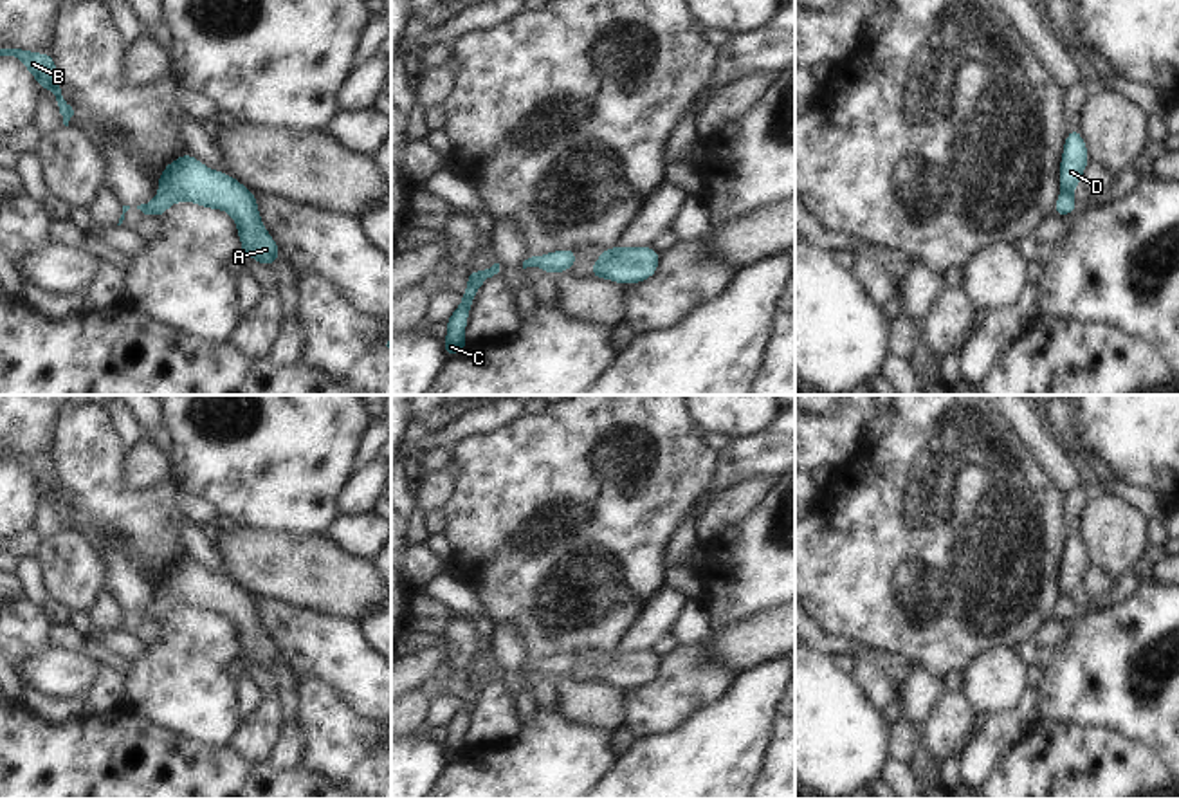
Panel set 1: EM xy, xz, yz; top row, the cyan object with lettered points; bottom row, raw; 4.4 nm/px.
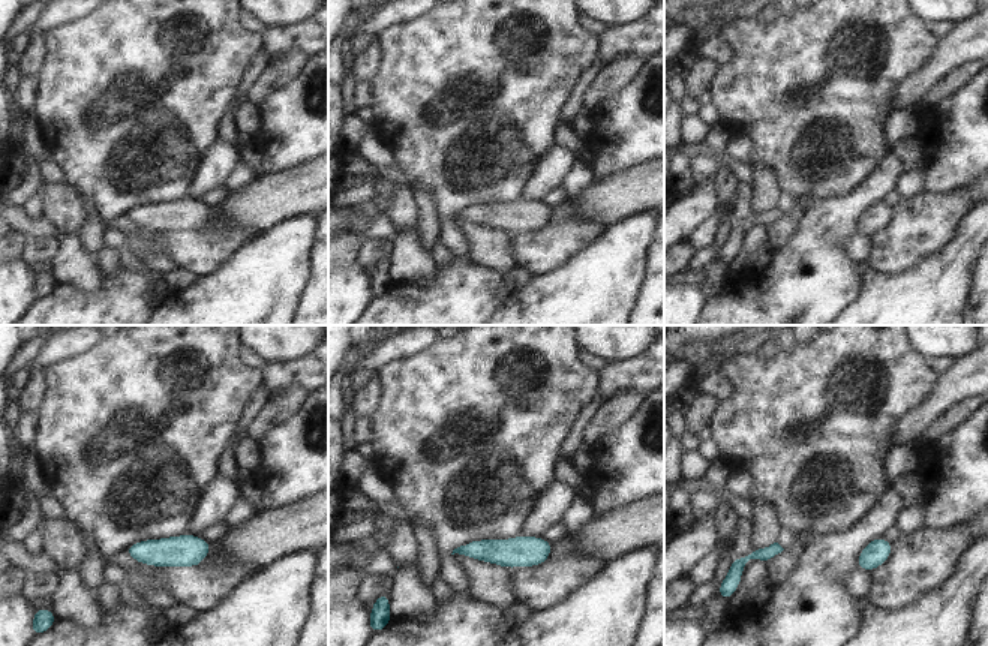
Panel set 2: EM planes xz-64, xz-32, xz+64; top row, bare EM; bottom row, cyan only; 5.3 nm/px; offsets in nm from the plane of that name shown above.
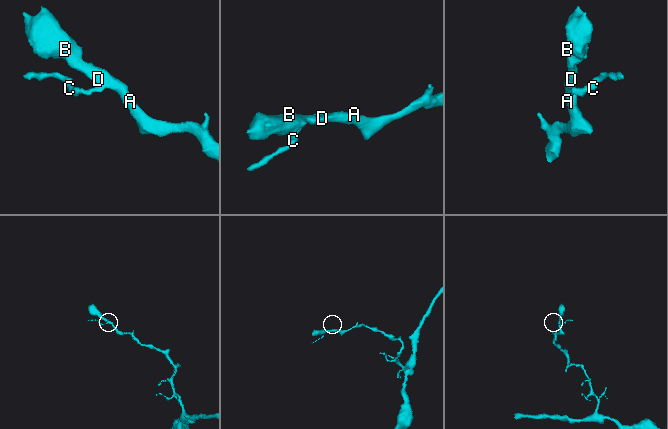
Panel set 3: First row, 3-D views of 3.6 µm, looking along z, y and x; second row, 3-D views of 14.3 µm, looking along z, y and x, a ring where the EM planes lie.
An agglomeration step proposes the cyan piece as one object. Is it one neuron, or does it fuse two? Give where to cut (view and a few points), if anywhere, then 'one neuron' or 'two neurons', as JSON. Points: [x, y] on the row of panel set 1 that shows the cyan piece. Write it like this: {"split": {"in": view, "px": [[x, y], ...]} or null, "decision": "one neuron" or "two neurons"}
{"split": null, "decision": "one neuron"}

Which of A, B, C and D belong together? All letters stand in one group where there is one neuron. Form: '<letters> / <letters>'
A B C D

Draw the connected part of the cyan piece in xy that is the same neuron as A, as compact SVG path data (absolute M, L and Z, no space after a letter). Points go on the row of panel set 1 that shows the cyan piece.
M186 152L166 164L155 182L159 186L157 197L137 206L144 215L160 218L175 202L220 209L229 213L236 224L242 242L240 253L263 267L270 267L283 256L261 222L256 195L229 173L211 170Z

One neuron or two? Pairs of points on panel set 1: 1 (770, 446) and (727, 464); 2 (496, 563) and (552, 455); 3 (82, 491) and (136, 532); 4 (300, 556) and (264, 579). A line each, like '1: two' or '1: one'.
1: one
2: one
3: one
4: one

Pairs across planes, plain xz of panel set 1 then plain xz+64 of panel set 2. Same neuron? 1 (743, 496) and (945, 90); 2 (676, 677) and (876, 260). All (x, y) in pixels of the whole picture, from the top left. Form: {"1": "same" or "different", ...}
{"1": "same", "2": "same"}

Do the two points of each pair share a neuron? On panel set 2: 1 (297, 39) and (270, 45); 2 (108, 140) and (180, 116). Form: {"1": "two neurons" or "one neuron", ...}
{"1": "one neuron", "2": "one neuron"}

